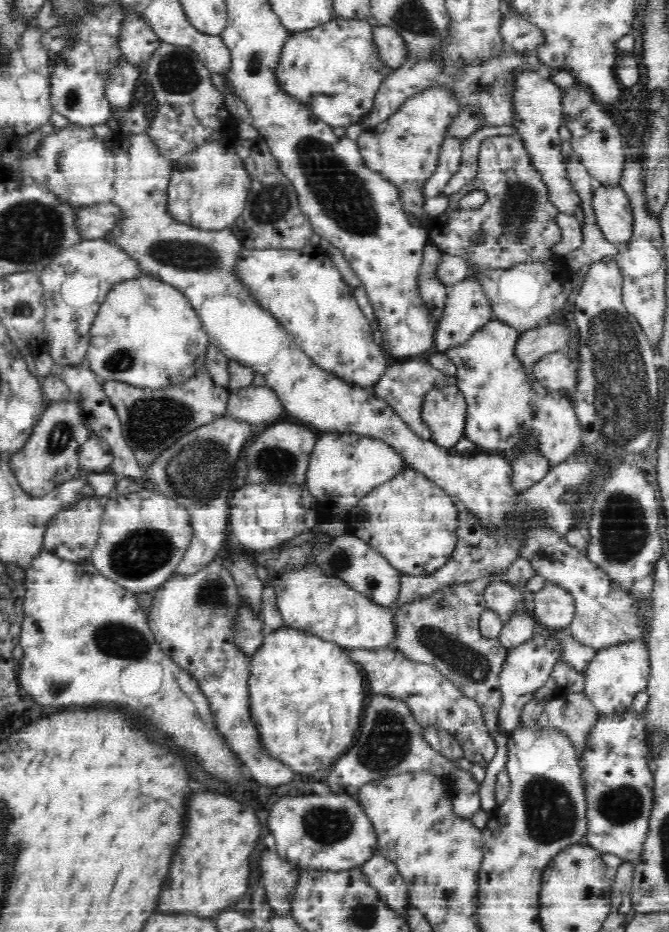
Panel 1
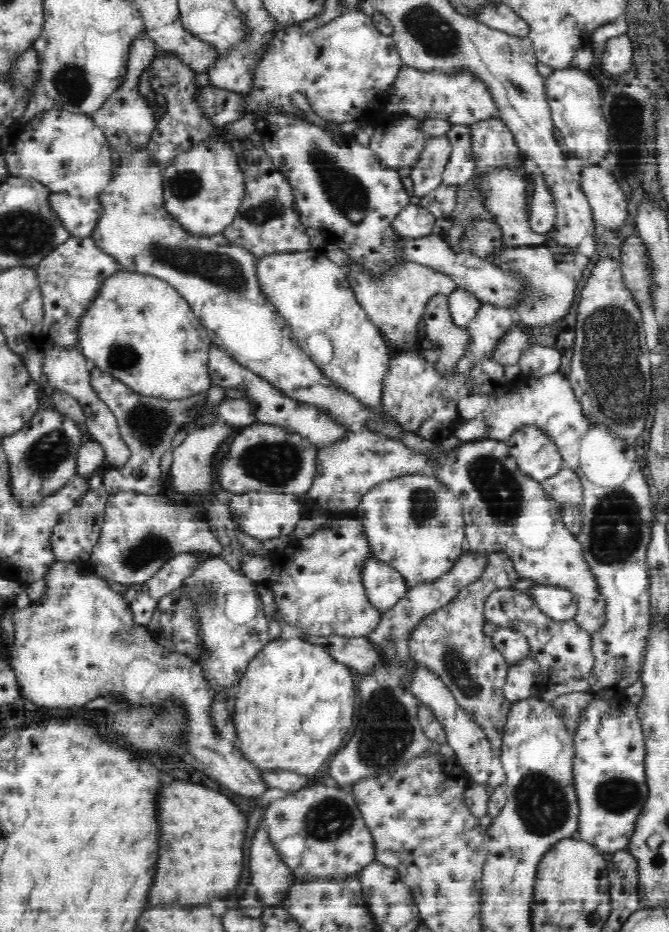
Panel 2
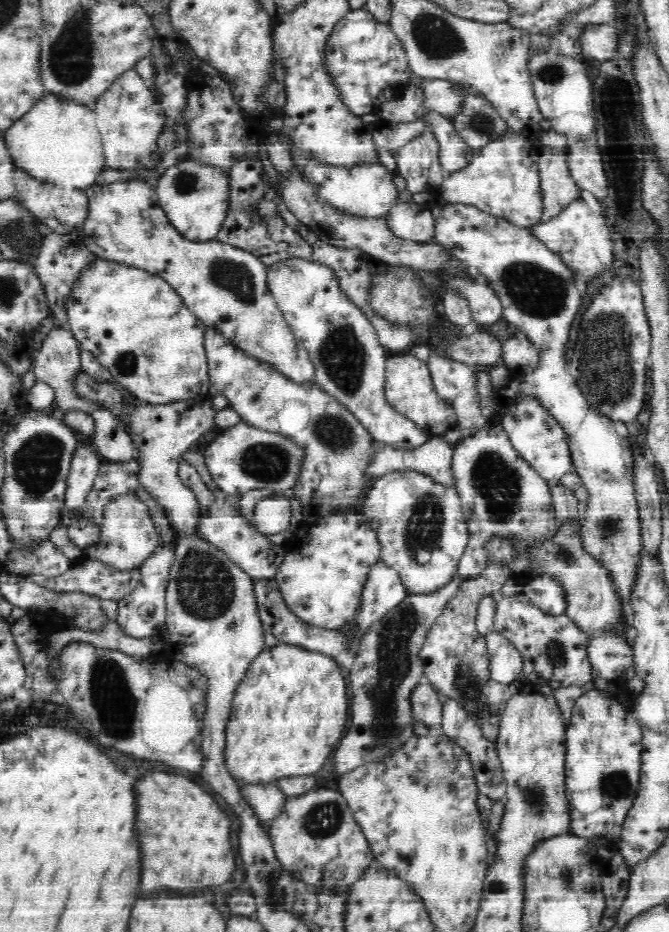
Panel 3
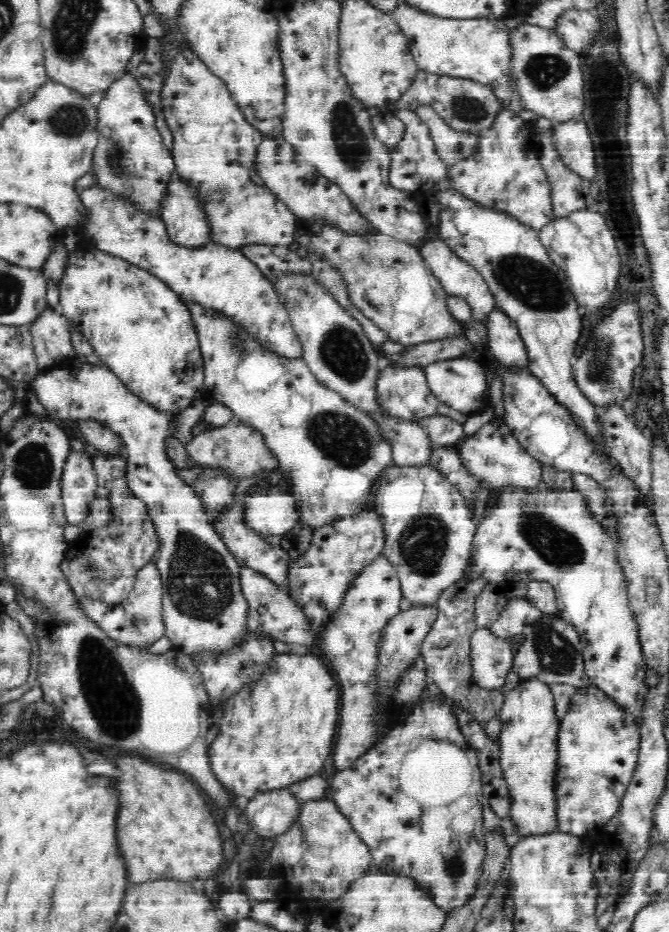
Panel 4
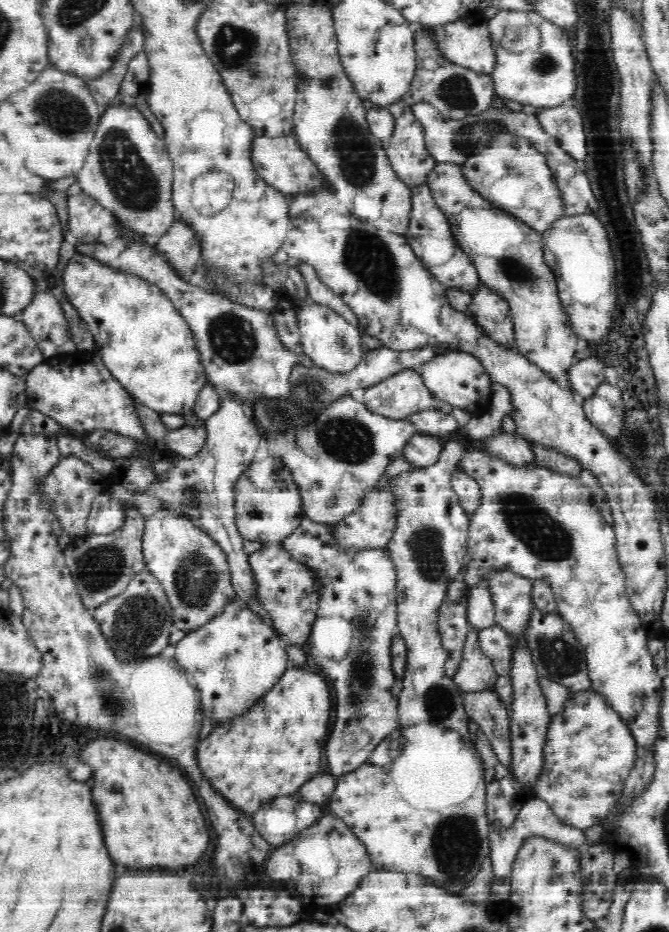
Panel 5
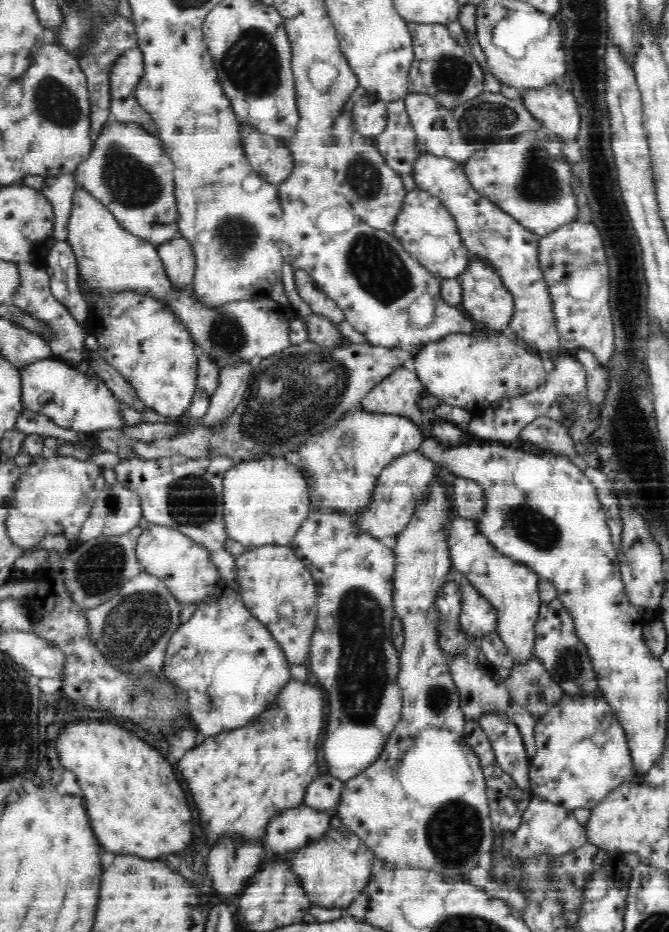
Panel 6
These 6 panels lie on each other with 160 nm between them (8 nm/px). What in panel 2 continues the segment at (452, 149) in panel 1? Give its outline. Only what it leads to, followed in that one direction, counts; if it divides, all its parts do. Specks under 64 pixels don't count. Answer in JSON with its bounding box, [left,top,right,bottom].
[408,136,452,200]

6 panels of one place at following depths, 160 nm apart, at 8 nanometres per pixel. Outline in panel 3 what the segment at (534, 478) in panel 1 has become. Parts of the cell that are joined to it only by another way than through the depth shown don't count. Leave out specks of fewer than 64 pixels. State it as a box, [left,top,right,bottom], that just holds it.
[501,400,573,483]

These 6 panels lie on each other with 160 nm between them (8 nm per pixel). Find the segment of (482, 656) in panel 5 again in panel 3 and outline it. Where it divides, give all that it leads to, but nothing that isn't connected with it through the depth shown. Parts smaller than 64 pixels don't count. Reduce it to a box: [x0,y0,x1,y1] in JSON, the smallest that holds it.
[485,631,524,684]

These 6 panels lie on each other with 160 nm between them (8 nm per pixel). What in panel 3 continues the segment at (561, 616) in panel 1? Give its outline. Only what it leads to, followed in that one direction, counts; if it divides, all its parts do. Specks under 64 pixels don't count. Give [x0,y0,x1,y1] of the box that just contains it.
[523,576,568,615]

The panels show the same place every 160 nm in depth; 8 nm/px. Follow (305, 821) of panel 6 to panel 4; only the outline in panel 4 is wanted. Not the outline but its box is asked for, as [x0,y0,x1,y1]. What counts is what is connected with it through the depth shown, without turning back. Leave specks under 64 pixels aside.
[244,787,299,841]

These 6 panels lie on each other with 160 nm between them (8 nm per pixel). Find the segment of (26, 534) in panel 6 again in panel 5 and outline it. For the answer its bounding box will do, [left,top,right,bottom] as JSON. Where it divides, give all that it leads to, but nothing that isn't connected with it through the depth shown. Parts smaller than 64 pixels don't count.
[45,457,102,539]

